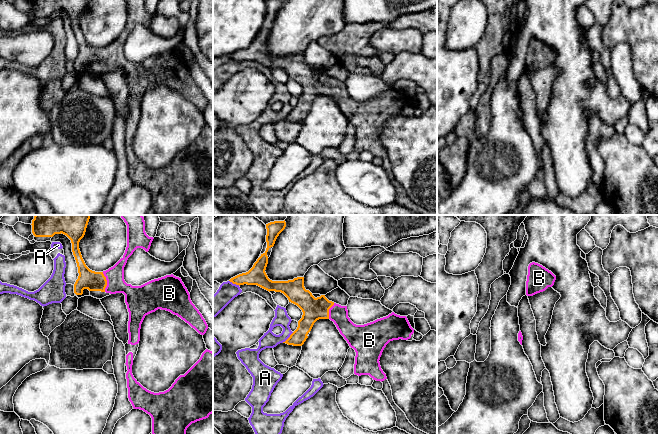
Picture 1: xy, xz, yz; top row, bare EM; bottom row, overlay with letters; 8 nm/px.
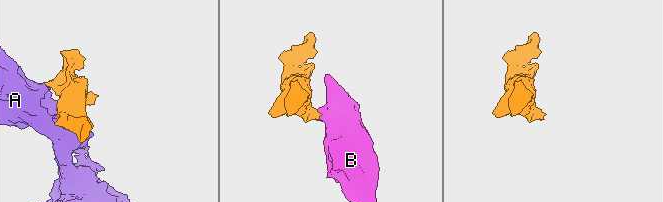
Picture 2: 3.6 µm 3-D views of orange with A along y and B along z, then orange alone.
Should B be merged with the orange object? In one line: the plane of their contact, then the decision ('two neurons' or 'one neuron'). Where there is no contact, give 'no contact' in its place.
contact in xy; one neuron

